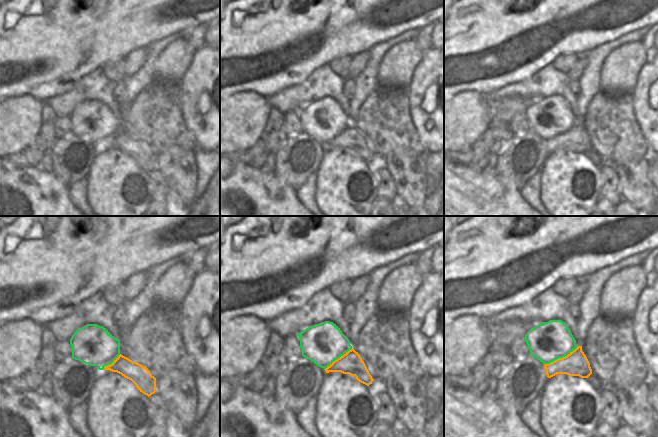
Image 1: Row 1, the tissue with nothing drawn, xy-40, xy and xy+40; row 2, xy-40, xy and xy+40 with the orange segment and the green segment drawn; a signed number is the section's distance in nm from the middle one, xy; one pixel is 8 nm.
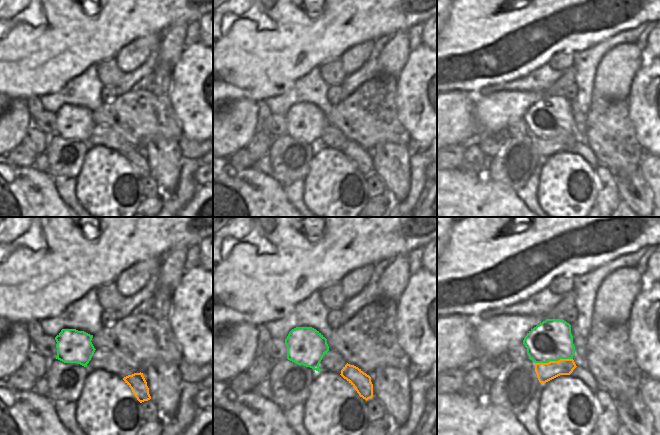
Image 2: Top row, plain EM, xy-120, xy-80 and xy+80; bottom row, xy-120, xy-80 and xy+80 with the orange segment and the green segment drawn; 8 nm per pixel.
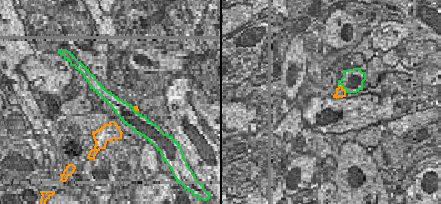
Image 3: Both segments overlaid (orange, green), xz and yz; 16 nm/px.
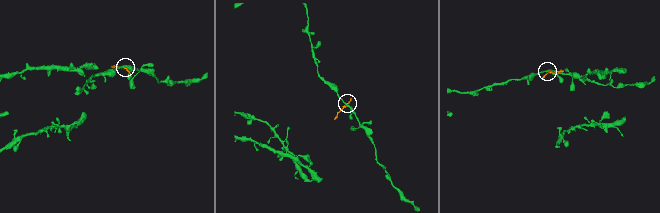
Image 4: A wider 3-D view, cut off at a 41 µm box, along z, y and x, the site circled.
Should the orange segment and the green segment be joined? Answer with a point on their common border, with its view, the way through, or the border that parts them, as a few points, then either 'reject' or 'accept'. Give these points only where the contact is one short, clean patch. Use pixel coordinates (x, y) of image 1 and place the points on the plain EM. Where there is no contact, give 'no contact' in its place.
xy+40 (560, 134) | reject

